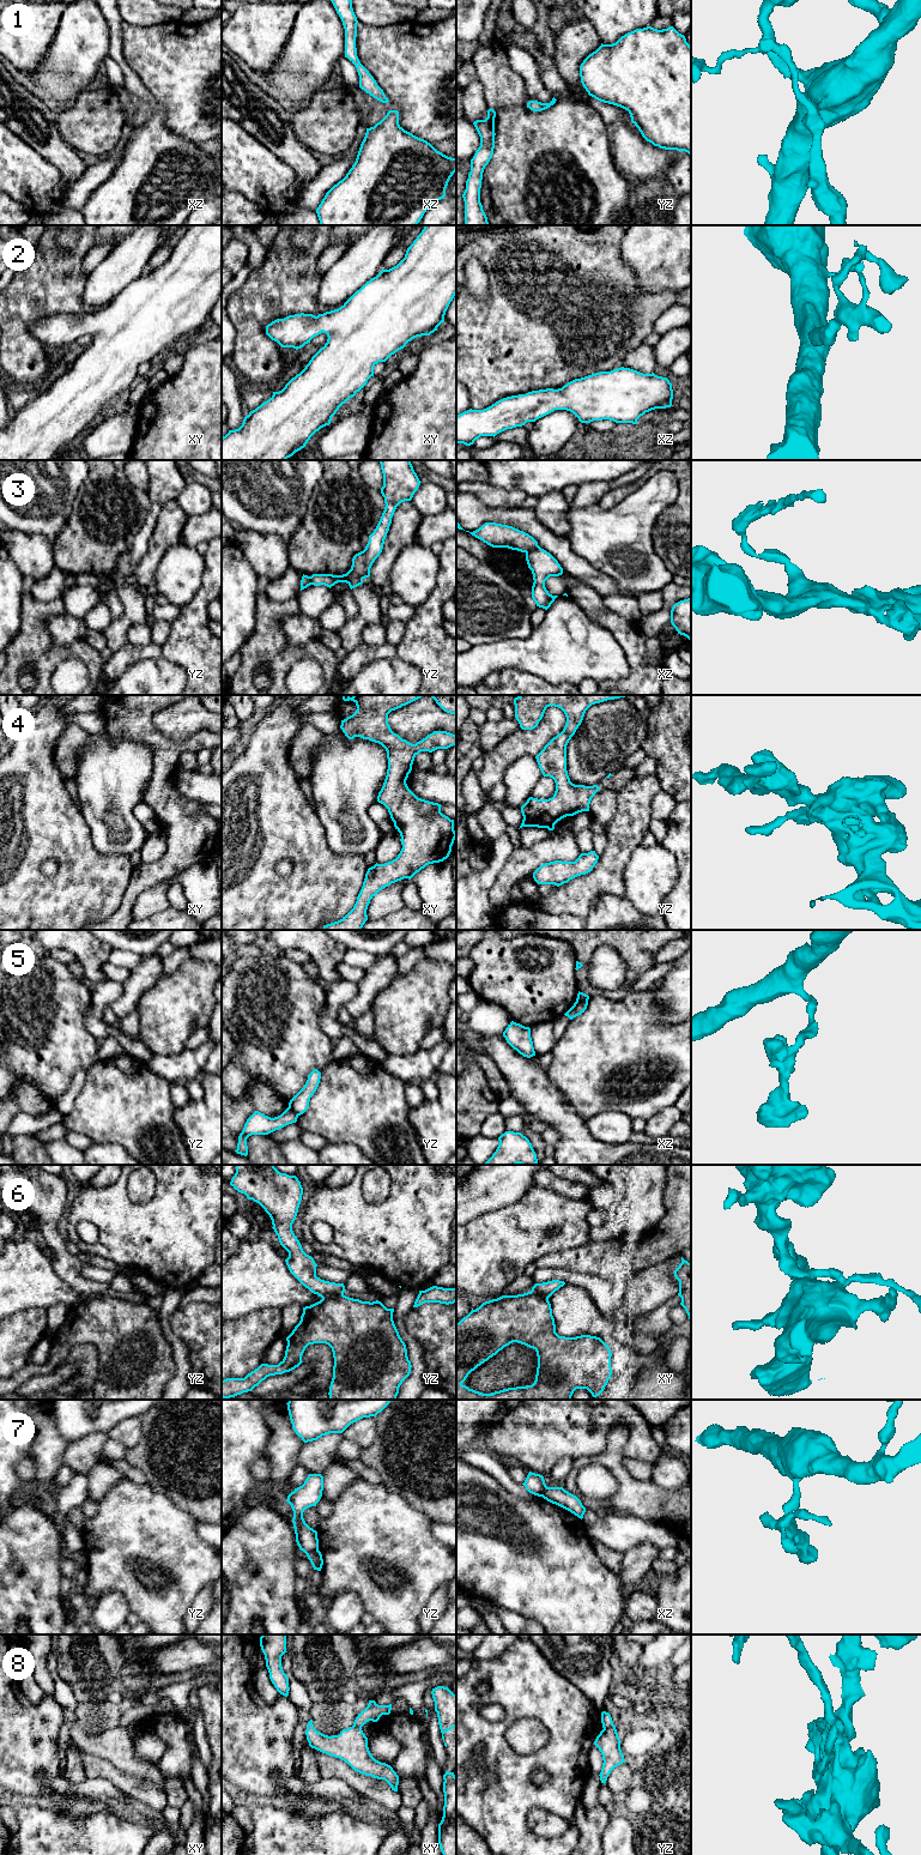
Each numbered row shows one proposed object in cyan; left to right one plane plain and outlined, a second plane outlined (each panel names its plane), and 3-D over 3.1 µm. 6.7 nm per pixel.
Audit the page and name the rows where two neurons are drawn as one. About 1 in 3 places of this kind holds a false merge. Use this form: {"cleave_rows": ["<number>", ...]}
{"cleave_rows": ["3", "5", "6", "7", "8"]}

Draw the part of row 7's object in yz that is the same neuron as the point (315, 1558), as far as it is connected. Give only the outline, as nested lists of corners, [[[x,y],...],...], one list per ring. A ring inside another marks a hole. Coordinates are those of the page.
[[[317,1549],[308,1555],[314,1570],[321,1571],[323,1565],[323,1559],[321,1552]]]

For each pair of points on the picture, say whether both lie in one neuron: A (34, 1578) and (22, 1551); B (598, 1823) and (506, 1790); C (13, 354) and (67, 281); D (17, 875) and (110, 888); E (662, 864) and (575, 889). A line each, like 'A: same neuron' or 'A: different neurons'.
A: same neuron
B: different neurons
C: same neuron
D: same neuron
E: different neurons

